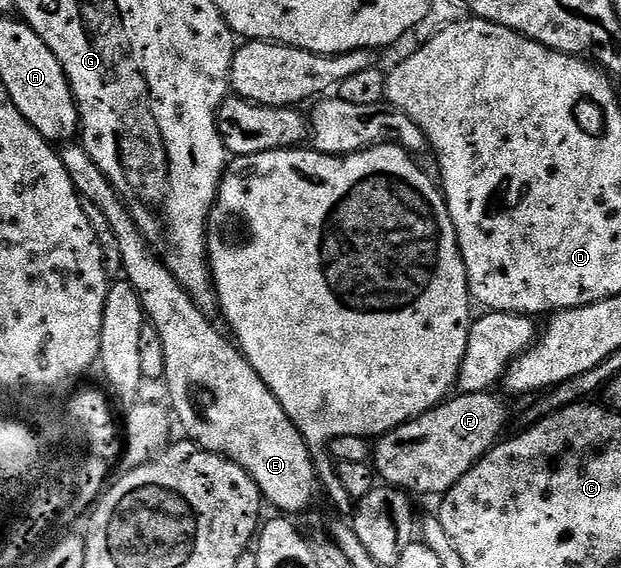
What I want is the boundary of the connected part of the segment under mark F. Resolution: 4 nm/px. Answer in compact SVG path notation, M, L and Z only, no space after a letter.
M487 391L479 394L463 392L450 395L422 416L417 416L403 426L376 437L371 448L371 464L376 475L380 478L382 476L385 479L382 481L386 485L402 489L410 494L422 492L423 495L434 496L434 498L444 496L451 490L451 486L455 486L455 482L459 482L459 478L463 478L463 474L467 474L475 467L493 449L494 444L506 435L505 427L509 424L509 408L499 397L493 395L497 394Z

